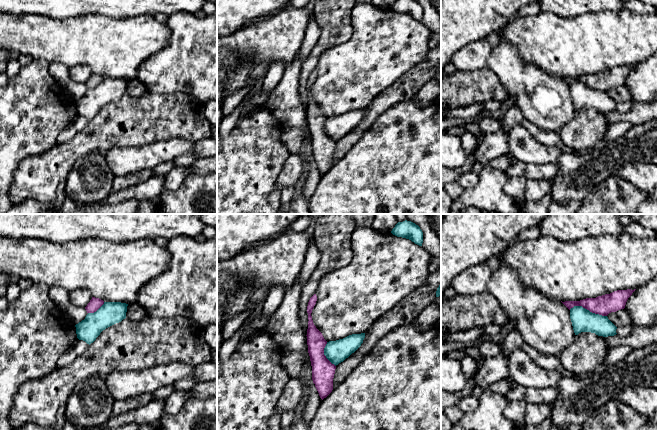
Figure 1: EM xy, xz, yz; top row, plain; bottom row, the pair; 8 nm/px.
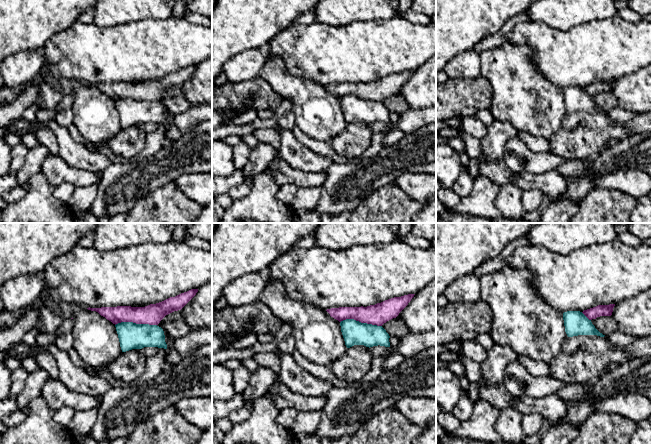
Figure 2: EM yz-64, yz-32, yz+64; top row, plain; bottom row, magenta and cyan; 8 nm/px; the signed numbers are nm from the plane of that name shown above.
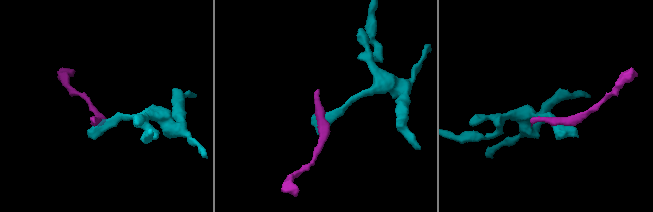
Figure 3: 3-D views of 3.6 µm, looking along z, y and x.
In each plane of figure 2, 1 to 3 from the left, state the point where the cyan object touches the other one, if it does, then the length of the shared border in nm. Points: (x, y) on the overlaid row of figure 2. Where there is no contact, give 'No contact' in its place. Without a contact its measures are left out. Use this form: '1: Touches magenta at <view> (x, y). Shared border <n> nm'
1: Touches magenta at yz-64 (135, 322). Shared border 340 nm
2: Touches magenta at yz-32 (361, 322). Shared border 340 nm
3: Touches magenta at yz+64 (586, 316). Shared border 100 nm

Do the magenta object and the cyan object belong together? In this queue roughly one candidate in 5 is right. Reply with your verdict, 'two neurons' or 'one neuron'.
two neurons

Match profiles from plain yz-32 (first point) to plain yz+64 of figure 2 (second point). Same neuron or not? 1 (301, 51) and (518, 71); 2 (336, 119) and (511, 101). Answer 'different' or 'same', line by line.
1: different
2: same

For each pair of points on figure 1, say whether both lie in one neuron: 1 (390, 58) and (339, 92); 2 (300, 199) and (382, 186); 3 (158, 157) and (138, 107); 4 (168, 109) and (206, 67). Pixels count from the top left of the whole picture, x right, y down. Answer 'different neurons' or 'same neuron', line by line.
1: same neuron
2: different neurons
3: different neurons
4: different neurons

